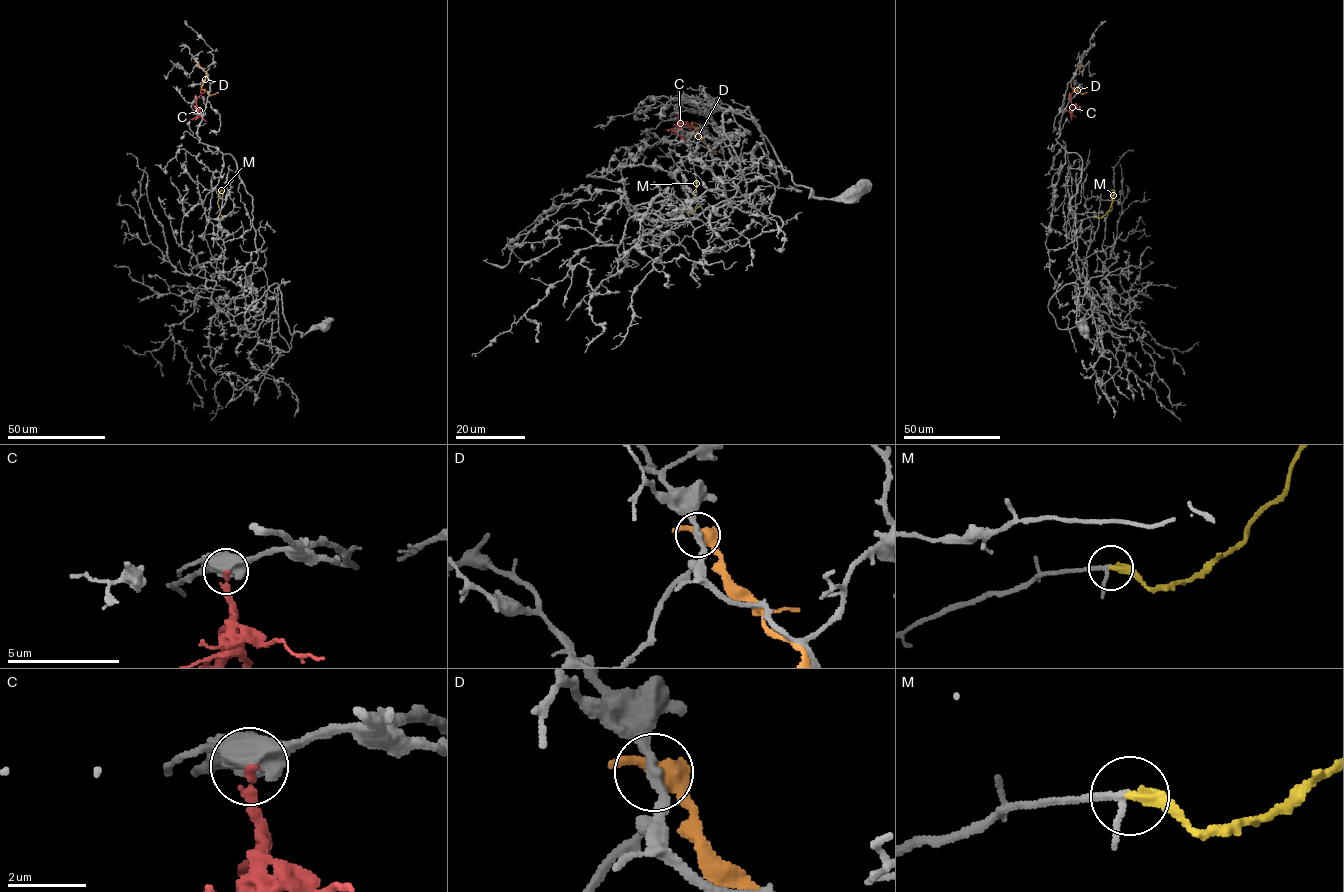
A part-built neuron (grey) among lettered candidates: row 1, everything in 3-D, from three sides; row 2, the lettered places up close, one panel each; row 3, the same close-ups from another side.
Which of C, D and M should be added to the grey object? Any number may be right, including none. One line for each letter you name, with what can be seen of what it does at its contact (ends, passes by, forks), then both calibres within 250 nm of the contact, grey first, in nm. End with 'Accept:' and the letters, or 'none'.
M: it ends; calibres 160 and 400 nm
Accept: M

